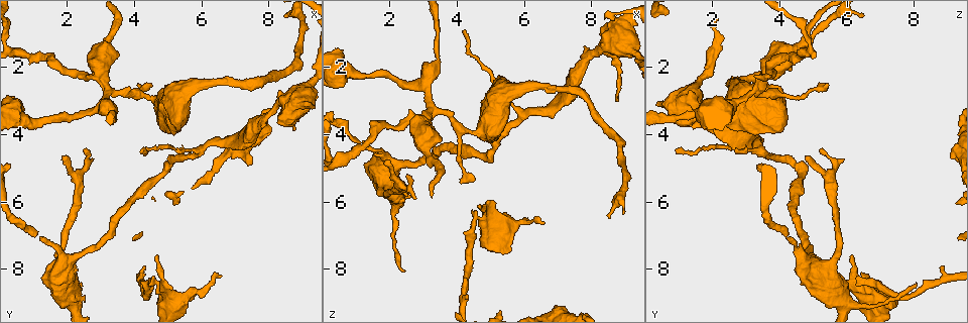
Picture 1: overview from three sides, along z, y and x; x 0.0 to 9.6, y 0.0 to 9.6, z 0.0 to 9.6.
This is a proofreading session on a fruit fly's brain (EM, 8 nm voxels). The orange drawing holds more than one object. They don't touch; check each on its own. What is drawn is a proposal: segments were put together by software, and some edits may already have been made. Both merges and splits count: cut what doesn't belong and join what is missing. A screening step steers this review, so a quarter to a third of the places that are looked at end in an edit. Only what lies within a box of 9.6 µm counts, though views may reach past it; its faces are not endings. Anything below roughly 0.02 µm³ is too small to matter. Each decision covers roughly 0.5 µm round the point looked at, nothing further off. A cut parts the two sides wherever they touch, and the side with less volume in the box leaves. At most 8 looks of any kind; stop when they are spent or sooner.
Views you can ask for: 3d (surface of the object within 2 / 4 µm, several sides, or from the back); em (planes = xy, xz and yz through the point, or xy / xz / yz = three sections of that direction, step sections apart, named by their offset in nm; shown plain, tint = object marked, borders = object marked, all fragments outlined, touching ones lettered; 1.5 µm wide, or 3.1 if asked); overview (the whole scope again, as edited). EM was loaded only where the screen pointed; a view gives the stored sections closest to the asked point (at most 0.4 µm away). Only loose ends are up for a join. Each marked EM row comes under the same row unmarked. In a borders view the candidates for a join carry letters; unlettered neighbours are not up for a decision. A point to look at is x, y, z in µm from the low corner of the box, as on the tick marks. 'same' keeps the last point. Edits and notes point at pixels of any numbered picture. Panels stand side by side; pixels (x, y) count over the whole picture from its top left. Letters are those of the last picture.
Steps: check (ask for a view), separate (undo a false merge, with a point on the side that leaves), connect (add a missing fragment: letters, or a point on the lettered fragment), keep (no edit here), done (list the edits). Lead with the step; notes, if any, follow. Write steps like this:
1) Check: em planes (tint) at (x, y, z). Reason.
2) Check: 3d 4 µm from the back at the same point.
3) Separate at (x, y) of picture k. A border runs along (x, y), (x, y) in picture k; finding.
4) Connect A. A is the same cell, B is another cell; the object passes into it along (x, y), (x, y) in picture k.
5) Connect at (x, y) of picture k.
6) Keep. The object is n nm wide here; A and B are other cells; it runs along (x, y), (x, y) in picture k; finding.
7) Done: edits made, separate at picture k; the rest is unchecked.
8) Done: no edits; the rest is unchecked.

Check: 3d 4 µm at (3.30, 2.70, 3.35). Looks like a crossing.

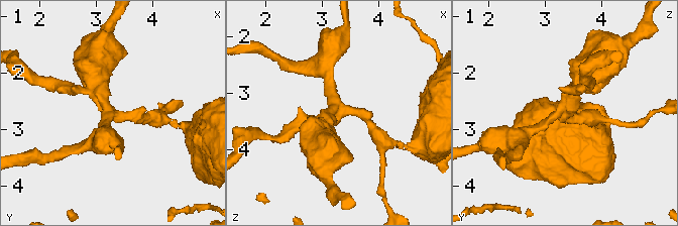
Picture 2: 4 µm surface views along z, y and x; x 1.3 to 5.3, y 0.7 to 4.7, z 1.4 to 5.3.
Check: em planes (tint) at (3.30, 2.70, 3.35). 4 arms meet here; now the EM.

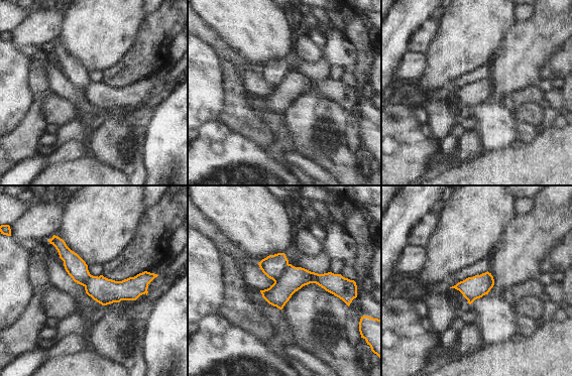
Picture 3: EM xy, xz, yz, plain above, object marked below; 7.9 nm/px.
Check: em planes (borders) at the same point. See the neighbours.

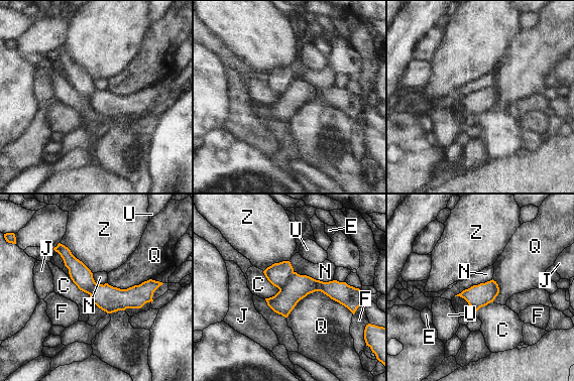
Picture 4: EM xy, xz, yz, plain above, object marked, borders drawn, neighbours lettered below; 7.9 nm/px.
Separate at (278, 274) of picture 4. The object is 180 nm wide here; C, E, F, J, N, Q, U and Z are other cells; a border runs along (294, 272), (279, 289) in picture 4; two cells meet here.

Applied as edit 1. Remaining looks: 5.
Check: overview.

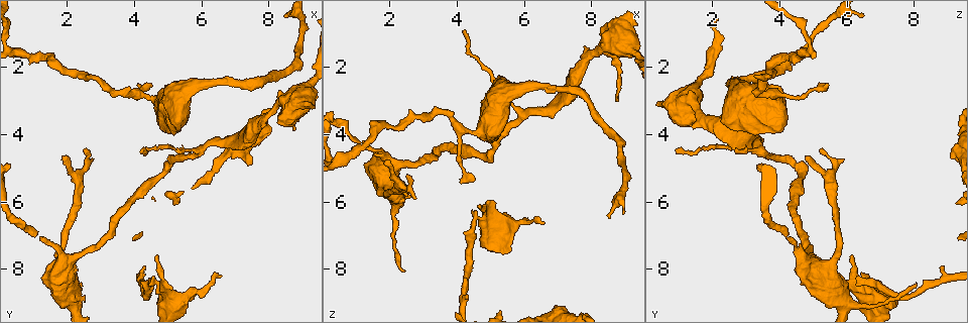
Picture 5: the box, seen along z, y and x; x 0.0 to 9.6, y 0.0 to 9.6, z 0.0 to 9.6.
Check: em 3.1 µm xy step 8 (borders) at (1.90, 4.60, 4.90). Branch stops here.

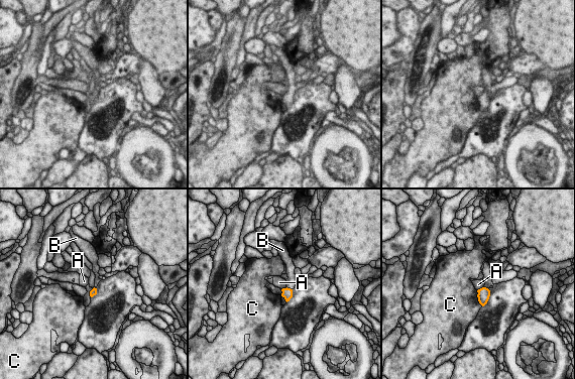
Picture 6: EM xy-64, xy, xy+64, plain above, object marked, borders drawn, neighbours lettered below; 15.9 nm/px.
Check: em 3.1 µm planes (borders) at the same point.

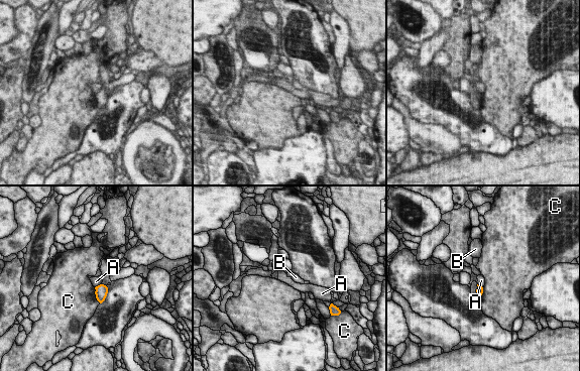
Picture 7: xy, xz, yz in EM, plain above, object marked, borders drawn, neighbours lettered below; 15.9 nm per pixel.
Connect at (105, 275) of picture 7. The object is 100 nm wide here; B is the same cell, A and C are other cells; it goes on there.

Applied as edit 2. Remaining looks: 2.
Check: overview. Redraw.

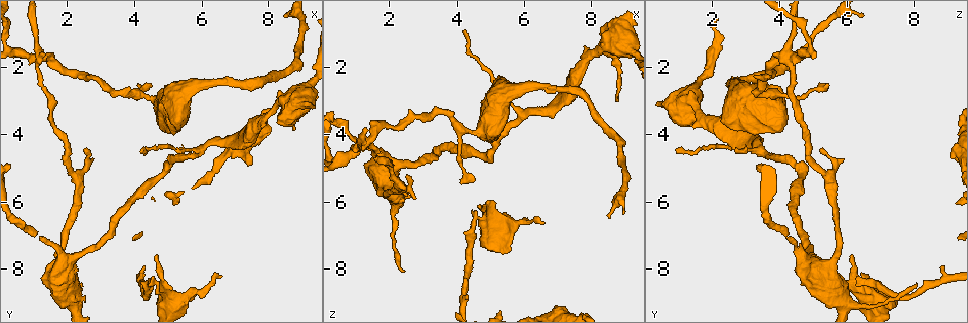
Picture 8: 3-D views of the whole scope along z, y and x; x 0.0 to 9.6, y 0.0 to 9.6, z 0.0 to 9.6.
Check: em planes (borders) at (6.60, 8.20, 6.65). Branch stops here.

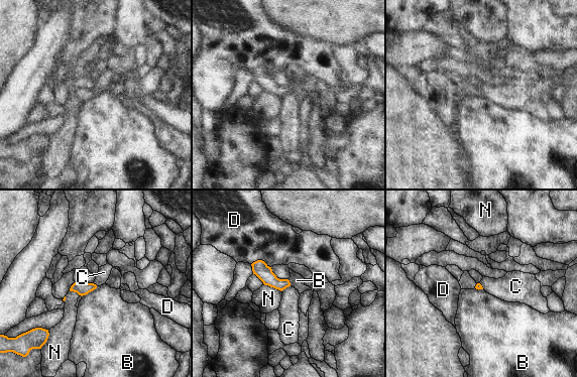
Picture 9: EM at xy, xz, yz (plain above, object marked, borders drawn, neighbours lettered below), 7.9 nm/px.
Keep. B, C, D and N are other cells; a border runs along (290, 285), (281, 291) in picture 9; none of them fits.

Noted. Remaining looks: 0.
Done: edits made, separate at picture 4, connect at picture 7; the rest is unchecked.

